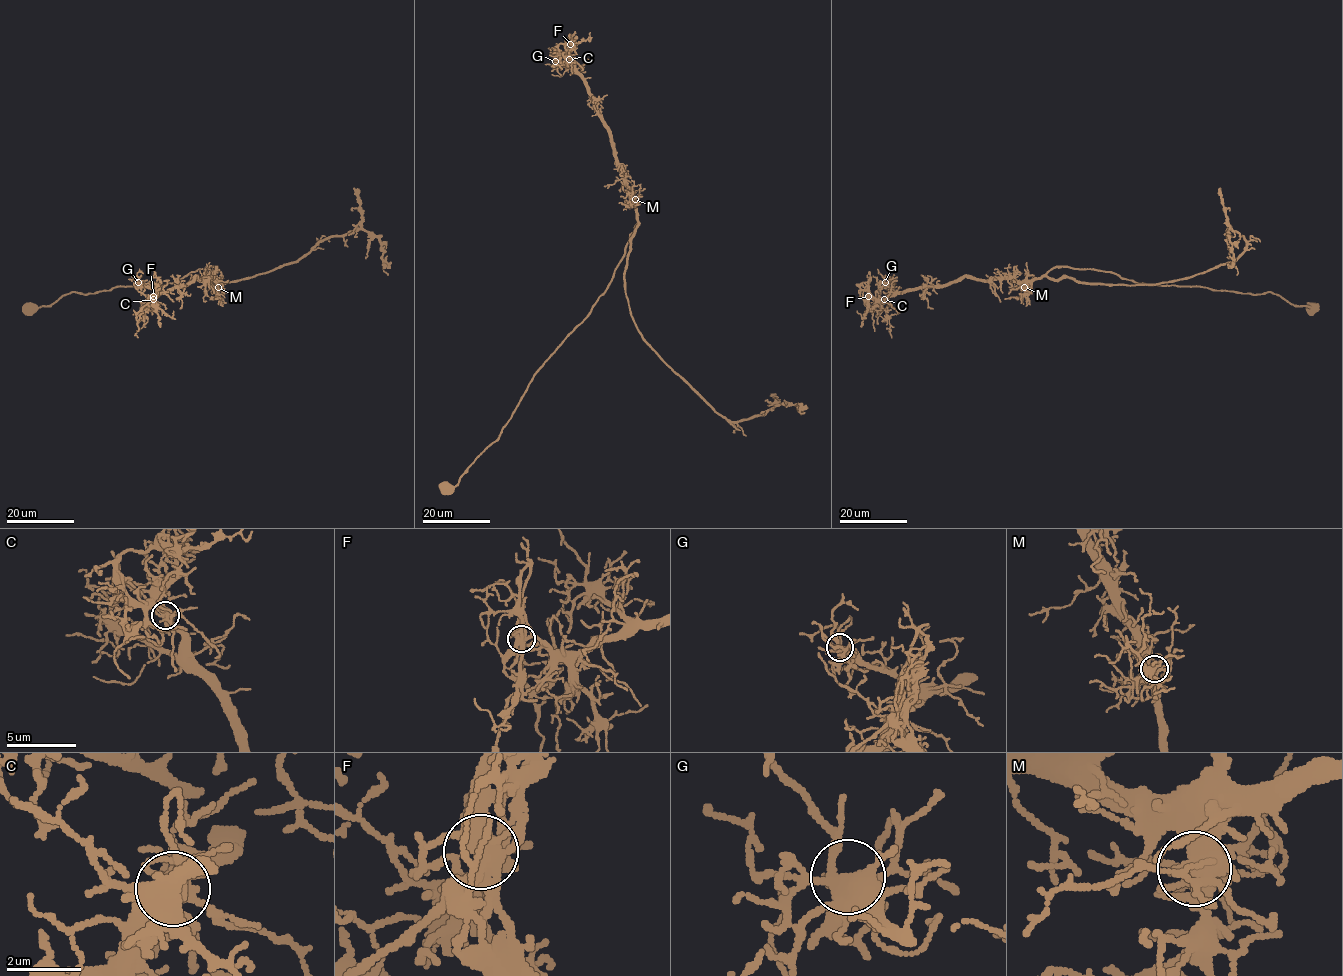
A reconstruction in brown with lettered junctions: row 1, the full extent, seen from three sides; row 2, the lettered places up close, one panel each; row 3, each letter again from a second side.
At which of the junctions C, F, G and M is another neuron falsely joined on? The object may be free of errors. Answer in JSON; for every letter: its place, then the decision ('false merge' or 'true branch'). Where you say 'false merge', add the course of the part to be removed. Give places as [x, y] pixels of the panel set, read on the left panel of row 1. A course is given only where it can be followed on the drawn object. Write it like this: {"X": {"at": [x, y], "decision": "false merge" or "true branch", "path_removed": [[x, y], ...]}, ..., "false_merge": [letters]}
{"C": {"at": [153, 299], "decision": "true branch"}, "F": {"at": [153, 296], "decision": "false merge", "path_removed": [[154, 296], [136, 314], [138, 331]]}, "G": {"at": [138, 282], "decision": "true branch"}, "M": {"at": [218, 287], "decision": "true branch"}, "false_merge": ["F"]}

